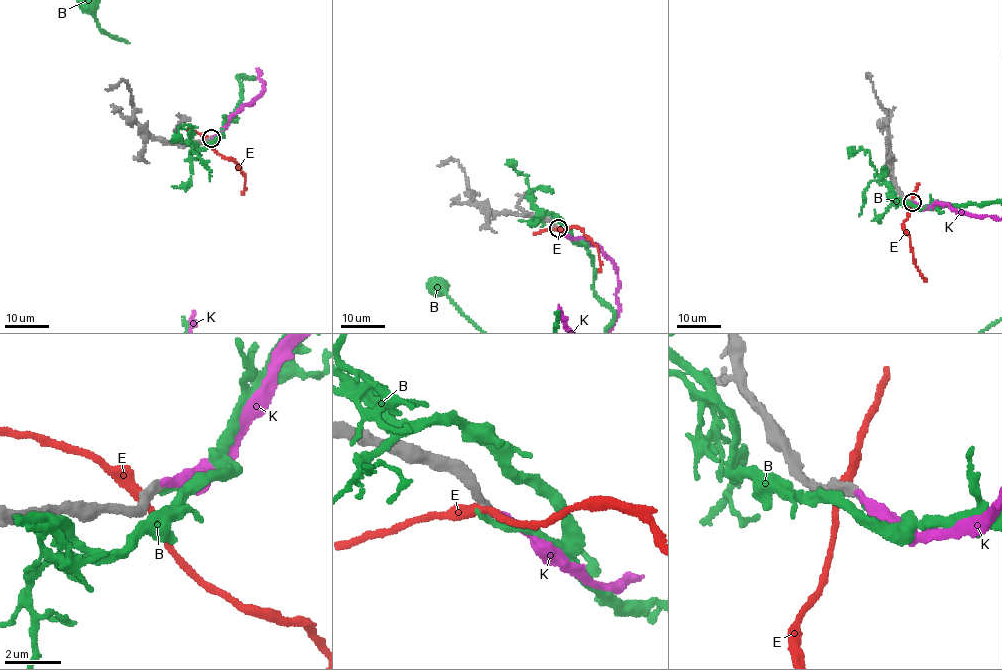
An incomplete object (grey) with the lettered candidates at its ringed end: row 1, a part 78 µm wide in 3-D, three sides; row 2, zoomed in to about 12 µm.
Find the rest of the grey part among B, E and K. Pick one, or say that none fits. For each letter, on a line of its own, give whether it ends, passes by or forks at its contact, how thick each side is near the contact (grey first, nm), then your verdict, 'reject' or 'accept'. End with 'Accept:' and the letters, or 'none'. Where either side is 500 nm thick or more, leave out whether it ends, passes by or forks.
B: it ends | 400/220 nm | reject
E: it passes by | 440/280 nm | reject
K: it ends | 360/300 nm | accept
Accept: K

